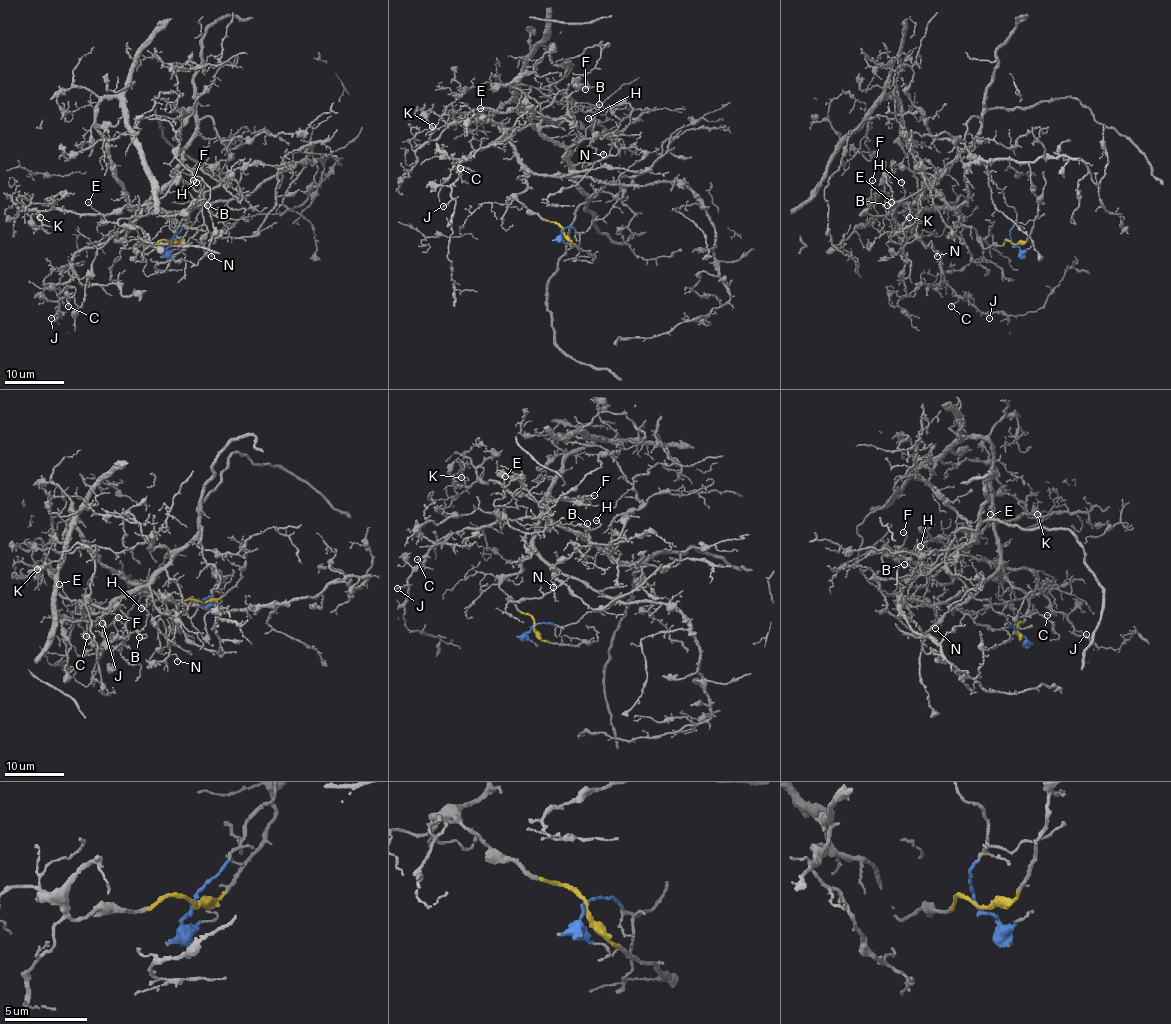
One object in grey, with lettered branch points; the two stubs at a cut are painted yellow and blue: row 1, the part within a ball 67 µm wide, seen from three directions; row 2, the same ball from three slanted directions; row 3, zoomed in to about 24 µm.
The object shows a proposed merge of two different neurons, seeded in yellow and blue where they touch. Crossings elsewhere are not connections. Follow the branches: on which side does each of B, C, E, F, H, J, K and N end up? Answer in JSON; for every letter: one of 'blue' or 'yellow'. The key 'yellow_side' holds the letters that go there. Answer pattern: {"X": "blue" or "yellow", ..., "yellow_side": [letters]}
{"B": "blue", "C": "blue", "E": "blue", "F": "blue", "H": "blue", "J": "blue", "K": "blue", "N": "blue", "yellow_side": []}

